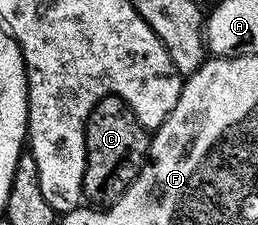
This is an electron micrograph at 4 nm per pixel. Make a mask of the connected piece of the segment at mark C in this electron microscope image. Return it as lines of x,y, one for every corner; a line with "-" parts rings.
107,96
98,101
86,118
86,170
84,171
84,200
92,206
113,204
138,178
148,163
150,132
134,114
126,101

